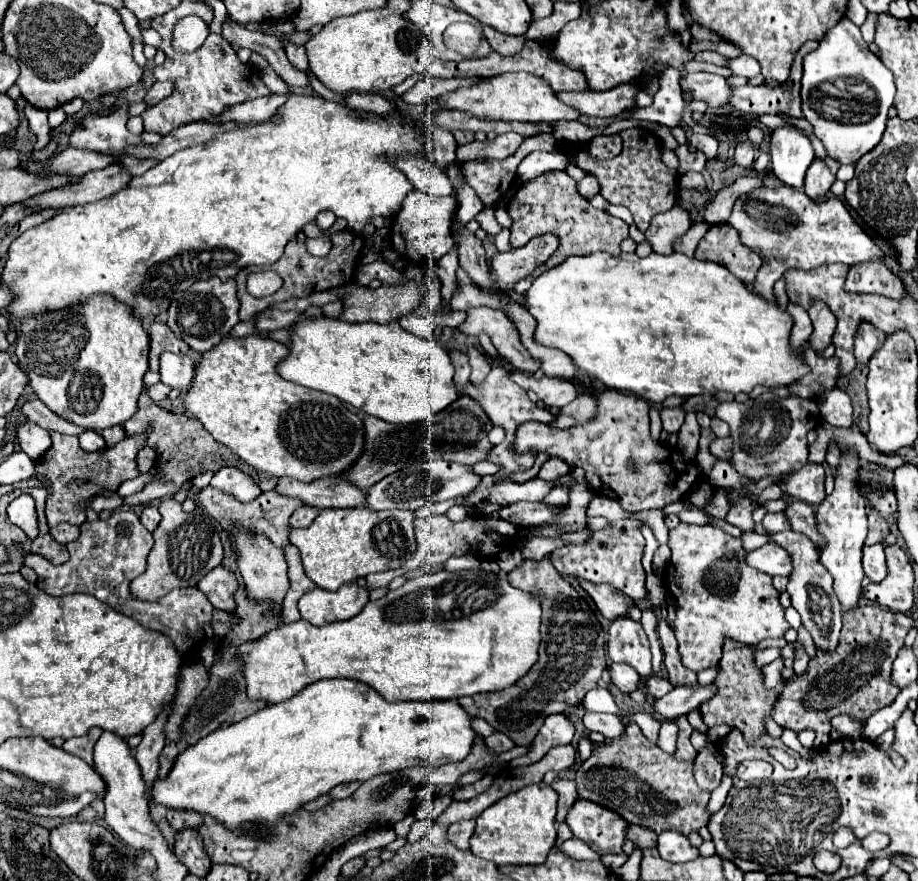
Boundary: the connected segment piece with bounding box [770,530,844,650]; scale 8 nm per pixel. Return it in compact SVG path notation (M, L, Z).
M794 530L784 532L784 534L770 534L770 540L774 544L786 548L792 556L794 570L792 570L792 576L790 576L790 582L788 582L788 594L792 598L792 606L802 616L802 624L812 634L818 648L834 650L834 646L838 644L838 638L840 638L844 608L838 602L838 598L834 596L830 574L826 574L826 568L820 564L818 548L810 542L808 536L804 536L800 532L794 532Z

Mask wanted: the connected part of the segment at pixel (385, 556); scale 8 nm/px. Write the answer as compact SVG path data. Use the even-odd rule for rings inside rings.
M340 508L322 510L308 528L292 528L288 538L300 550L308 578L326 590L338 590L344 582L354 582L372 572L384 572L402 566L406 554L416 548L412 512Z

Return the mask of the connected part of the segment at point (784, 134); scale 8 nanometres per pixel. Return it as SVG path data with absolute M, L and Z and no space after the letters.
M776 128L772 132L770 170L782 184L800 190L812 160L814 150L810 140L796 128Z

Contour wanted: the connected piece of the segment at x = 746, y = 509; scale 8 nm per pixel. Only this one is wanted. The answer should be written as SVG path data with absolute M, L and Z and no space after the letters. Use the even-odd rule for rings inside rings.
M746 498L746 502L738 502L738 506L734 506L734 510L730 510L730 514L726 516L726 522L738 526L740 530L754 530L752 510L754 510L754 502L750 498Z

